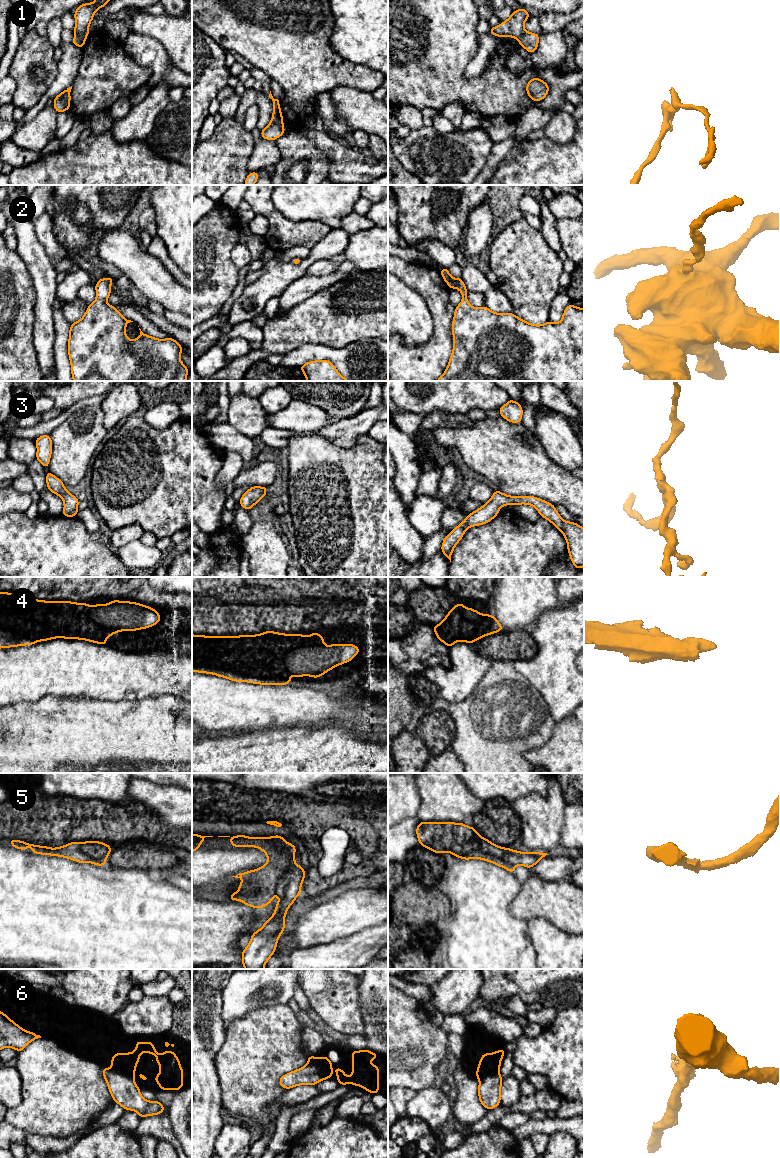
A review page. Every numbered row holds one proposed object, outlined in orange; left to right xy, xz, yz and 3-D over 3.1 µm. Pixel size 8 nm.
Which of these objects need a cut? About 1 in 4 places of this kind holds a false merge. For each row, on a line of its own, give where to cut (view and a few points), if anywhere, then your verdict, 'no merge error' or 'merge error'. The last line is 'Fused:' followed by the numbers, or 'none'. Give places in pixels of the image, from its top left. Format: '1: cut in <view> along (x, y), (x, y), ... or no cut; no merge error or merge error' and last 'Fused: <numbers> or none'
1: cut in xz along (271, 121), (282, 124); merge error
2: no cut; no merge error
3: no cut; no merge error
4: no cut; no merge error
5: no cut; no merge error
6: cut in xy along (110, 1069), (128, 1075), (133, 1080); merge error
Fused: 1, 6

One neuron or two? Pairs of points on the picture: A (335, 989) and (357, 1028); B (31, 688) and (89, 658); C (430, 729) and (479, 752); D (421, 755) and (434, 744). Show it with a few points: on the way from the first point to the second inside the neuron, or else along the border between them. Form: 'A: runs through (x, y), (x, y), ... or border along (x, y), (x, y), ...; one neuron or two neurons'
A: runs through (335, 999), (340, 1011), (347, 1018); one neuron
B: runs through (45, 674), (51, 668), (75, 668); one neuron
C: border along (452, 717), (455, 738), (450, 746); two neurons
D: border along (414, 732), (423, 742), (430, 755); two neurons

